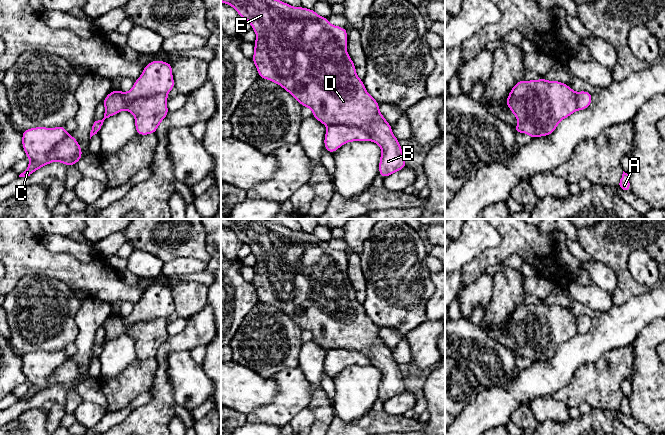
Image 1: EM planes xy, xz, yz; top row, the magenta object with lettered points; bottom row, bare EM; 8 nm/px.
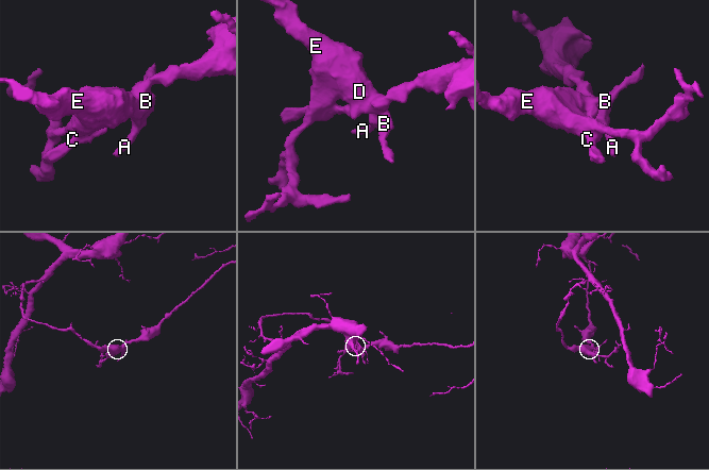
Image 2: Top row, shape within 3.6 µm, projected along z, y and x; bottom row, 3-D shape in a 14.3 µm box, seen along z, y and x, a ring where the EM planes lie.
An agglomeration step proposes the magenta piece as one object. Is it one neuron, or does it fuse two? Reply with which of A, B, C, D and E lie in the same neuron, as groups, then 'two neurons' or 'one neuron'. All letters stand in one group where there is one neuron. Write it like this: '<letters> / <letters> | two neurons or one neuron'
A B D E / C | two neurons

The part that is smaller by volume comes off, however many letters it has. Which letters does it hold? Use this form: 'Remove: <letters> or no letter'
Remove: C

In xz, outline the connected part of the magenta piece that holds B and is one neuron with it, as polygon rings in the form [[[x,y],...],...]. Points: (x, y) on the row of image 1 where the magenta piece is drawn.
[[[221,0],[234,7],[239,16],[251,23],[257,38],[252,57],[259,77],[279,84],[303,107],[312,109],[312,116],[327,127],[346,125],[367,132],[382,151],[379,161],[379,175],[383,178],[404,169],[405,158],[399,140],[393,135],[391,125],[379,111],[379,103],[366,91],[363,80],[356,74],[356,67],[347,54],[348,30],[331,25],[328,18],[319,16],[313,9],[293,7],[280,0]]]

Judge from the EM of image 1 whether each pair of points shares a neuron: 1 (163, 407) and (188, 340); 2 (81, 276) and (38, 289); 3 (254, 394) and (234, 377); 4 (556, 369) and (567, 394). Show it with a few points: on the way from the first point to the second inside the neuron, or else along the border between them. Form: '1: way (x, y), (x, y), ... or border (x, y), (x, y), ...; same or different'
1: way (162, 388), (162, 355), (169, 348); same
2: border (41, 273), (61, 280), (72, 291); different
3: way (249, 391), (239, 382); same
4: border (578, 367), (572, 378), (552, 395); different

